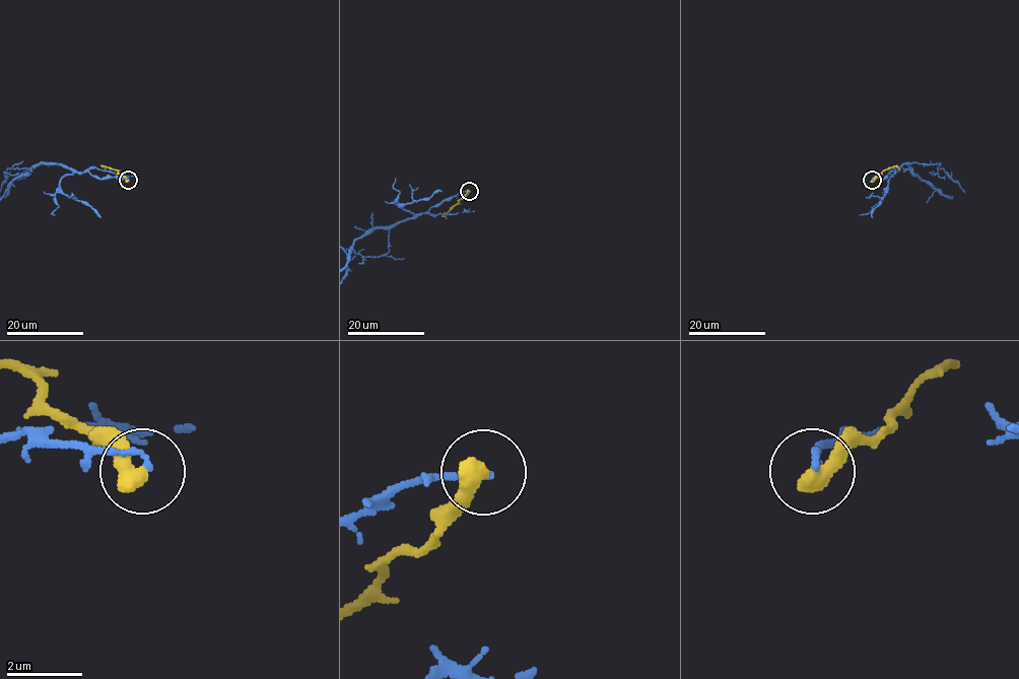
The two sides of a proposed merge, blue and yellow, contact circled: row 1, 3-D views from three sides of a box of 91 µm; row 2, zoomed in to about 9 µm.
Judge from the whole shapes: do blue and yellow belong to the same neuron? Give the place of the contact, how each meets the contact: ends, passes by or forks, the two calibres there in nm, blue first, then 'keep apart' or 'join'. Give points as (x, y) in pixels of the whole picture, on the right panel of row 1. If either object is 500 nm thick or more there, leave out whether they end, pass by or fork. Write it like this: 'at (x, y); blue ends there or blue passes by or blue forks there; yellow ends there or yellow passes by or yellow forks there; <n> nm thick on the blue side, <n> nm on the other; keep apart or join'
at (872, 180); 140 nm thick on the blue side, 550 nm on the other; keep apart

